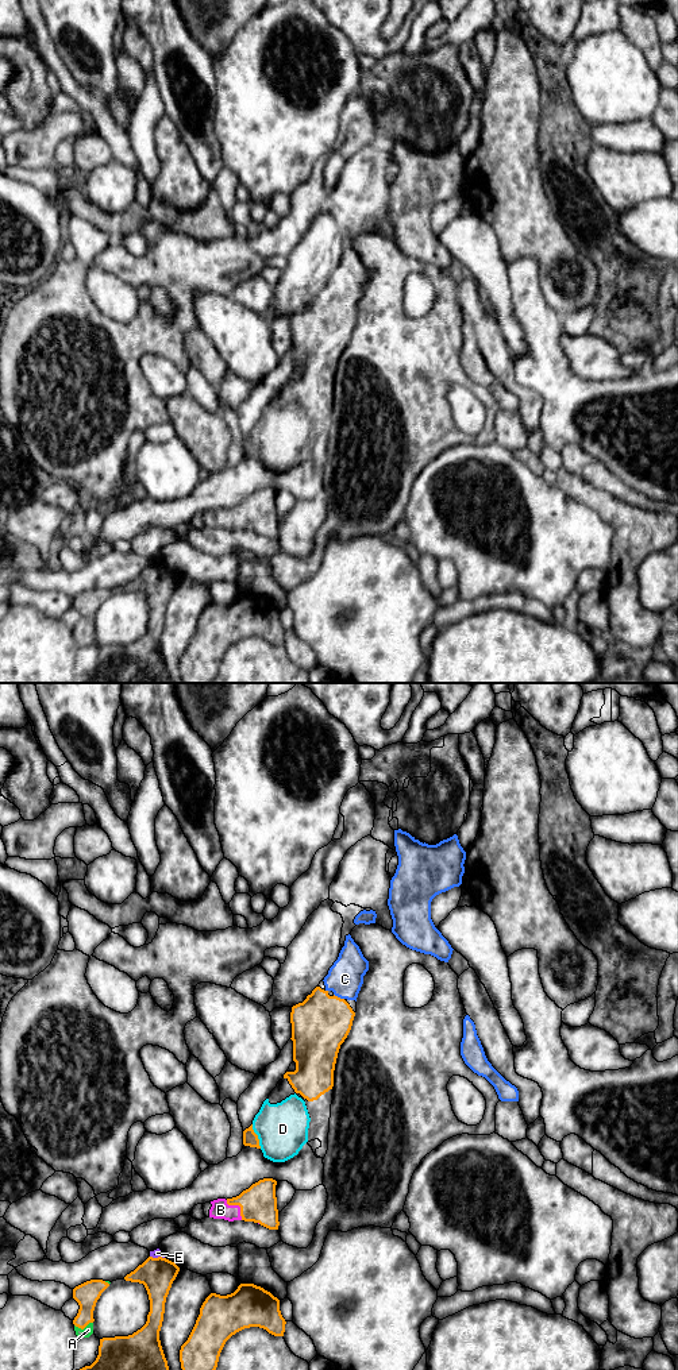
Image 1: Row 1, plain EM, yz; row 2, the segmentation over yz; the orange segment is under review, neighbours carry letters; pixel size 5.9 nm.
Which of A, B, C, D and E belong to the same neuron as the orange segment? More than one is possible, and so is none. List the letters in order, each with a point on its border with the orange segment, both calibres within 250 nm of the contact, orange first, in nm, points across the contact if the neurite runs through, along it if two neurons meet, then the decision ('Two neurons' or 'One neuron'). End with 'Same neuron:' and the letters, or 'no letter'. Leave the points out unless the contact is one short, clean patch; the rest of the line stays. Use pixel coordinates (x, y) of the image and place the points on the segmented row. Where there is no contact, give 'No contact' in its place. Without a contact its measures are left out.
A: Touches orange at yz (83, 1328). Thickness 140 nm (orange) against 60 nm. One neuron
B: Touches orange at yz (238, 1204). Thickness 220 nm (orange) against 110 nm. One neuron
C: Touches orange at yz (339, 998). Thickness 340 nm (orange) against 220 nm. Path across: yz (320, 1023), (335, 1008), (339, 998), (345, 979). One neuron
D: Touches orange at yz (257, 1137). Thickness 90 nm (orange) against 300 nm. One neuron
E: Touches orange at yz (158, 1257). Thickness 200 nm (orange) against 50 nm. One neuron
Same neuron: A, B, C, D, E

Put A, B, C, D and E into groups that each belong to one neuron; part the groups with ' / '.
A B C D E

